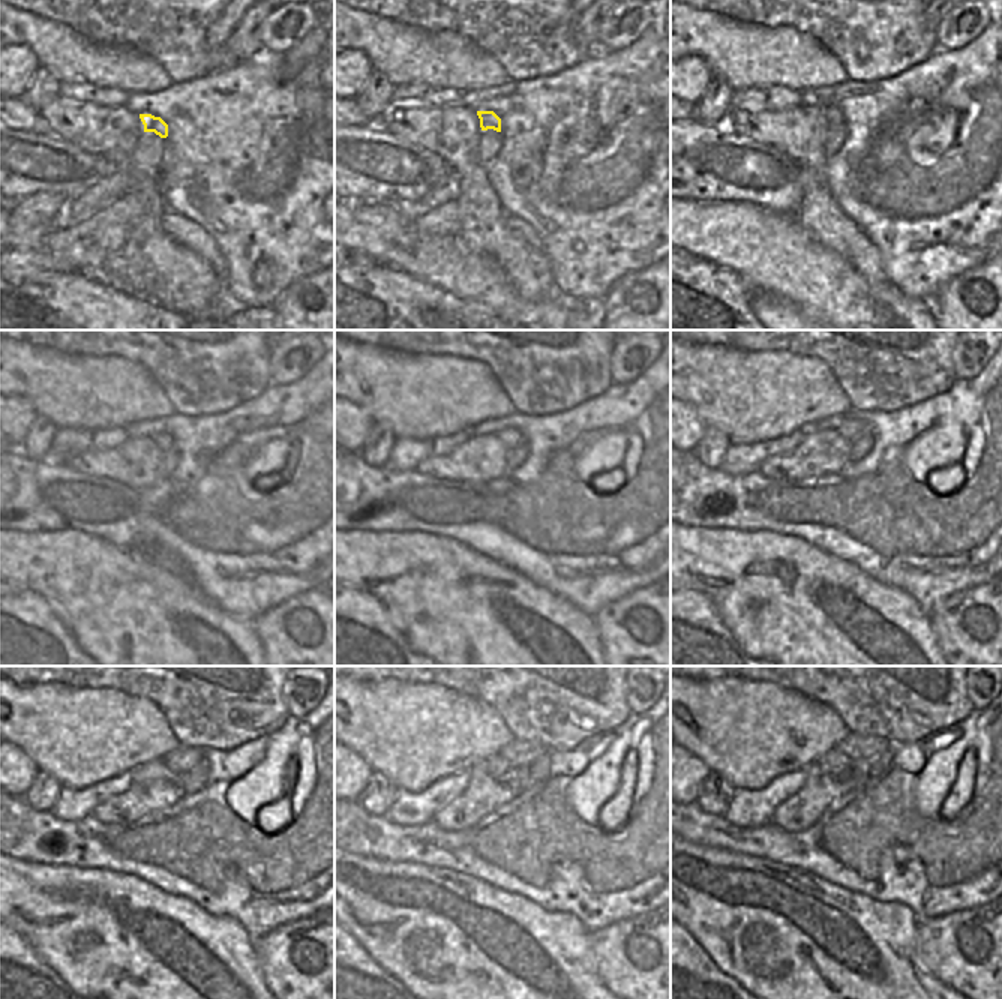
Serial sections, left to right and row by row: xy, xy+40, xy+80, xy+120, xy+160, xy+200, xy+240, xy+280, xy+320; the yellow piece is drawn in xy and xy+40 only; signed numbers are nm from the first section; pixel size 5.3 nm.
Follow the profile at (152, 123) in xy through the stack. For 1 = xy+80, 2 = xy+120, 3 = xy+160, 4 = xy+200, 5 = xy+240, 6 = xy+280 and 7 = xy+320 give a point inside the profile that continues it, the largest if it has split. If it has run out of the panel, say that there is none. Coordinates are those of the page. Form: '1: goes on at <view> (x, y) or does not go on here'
1: goes on at xy+80 (833, 116)
2: goes on at xy+120 (164, 441)
3: goes on at xy+160 (510, 438)
4: goes on at xy+200 (851, 429)
5: goes on at xy+240 (182, 759)
6: goes on at xy+280 (519, 753)
7: goes on at xy+320 (854, 746)

